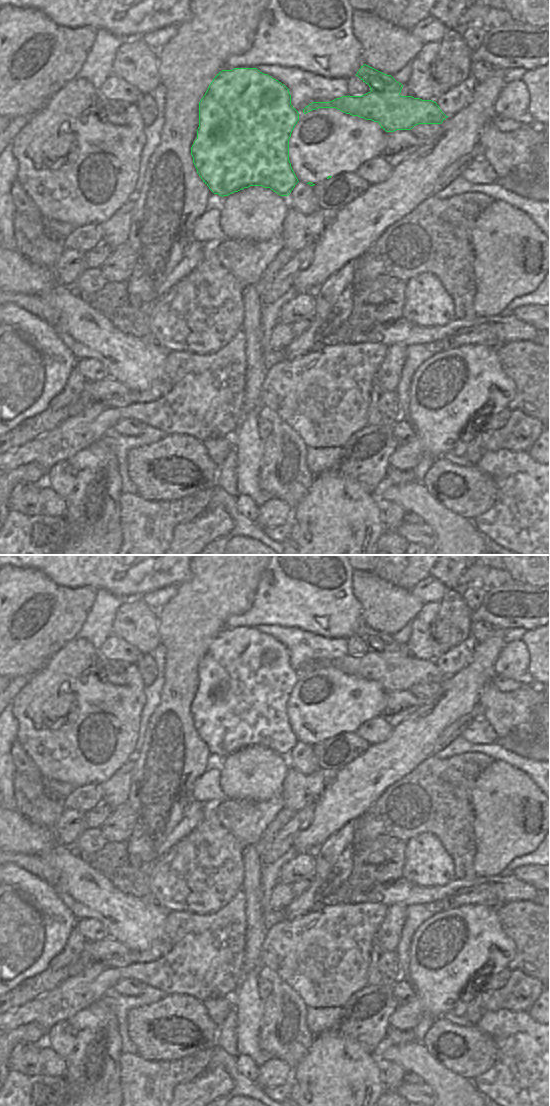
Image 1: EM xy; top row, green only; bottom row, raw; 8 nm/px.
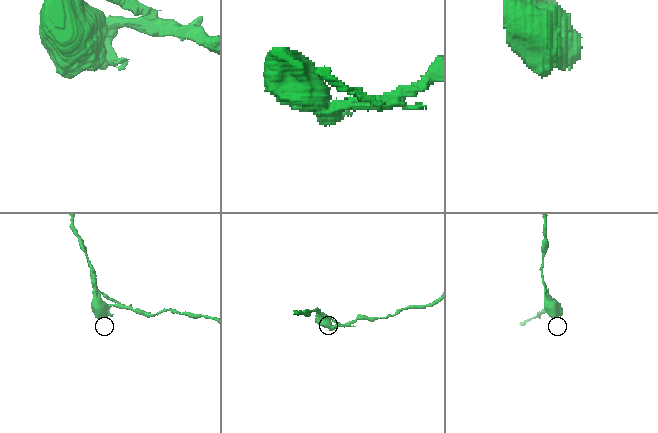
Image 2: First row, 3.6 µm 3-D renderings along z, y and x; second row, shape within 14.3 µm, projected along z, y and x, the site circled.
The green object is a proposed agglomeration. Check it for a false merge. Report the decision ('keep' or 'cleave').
keep

